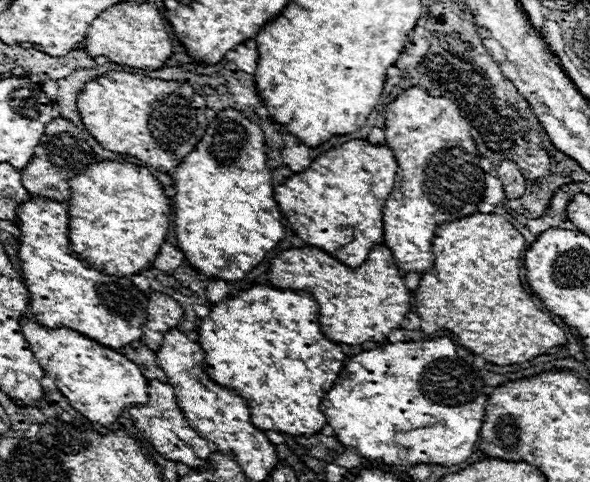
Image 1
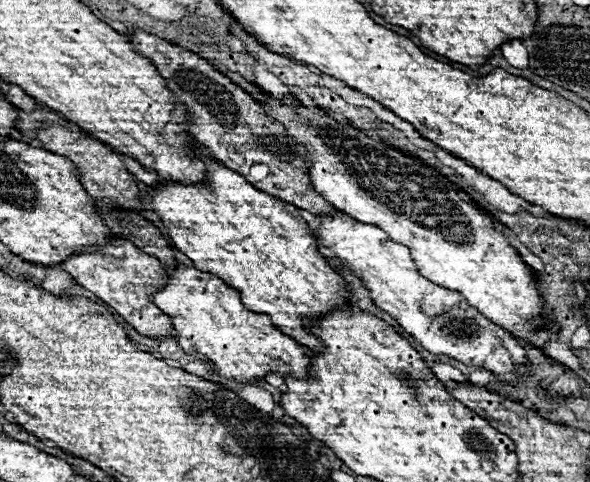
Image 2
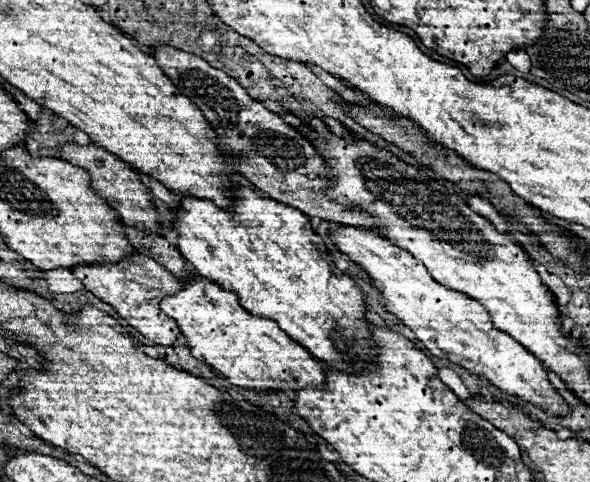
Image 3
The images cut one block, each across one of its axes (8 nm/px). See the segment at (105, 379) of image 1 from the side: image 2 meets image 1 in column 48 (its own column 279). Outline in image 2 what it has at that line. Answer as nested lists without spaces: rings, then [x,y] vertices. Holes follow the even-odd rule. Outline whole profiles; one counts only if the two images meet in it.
[[[178,264],[170,270],[168,286],[154,294],[154,302],[172,318],[182,350],[212,364],[212,368],[228,380],[258,382],[270,372],[276,372],[282,378],[306,378],[306,366],[310,366],[308,350],[282,334],[264,314],[246,310],[238,290],[226,286],[208,272]]]

